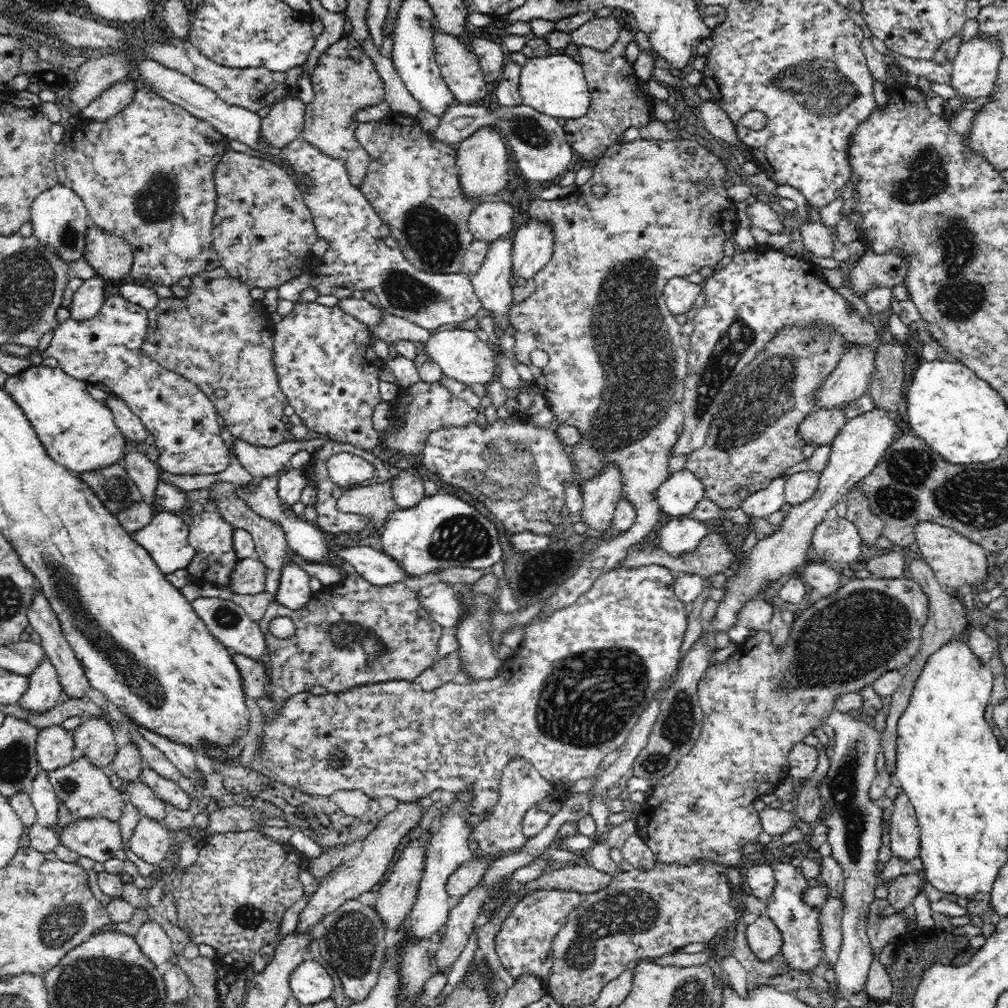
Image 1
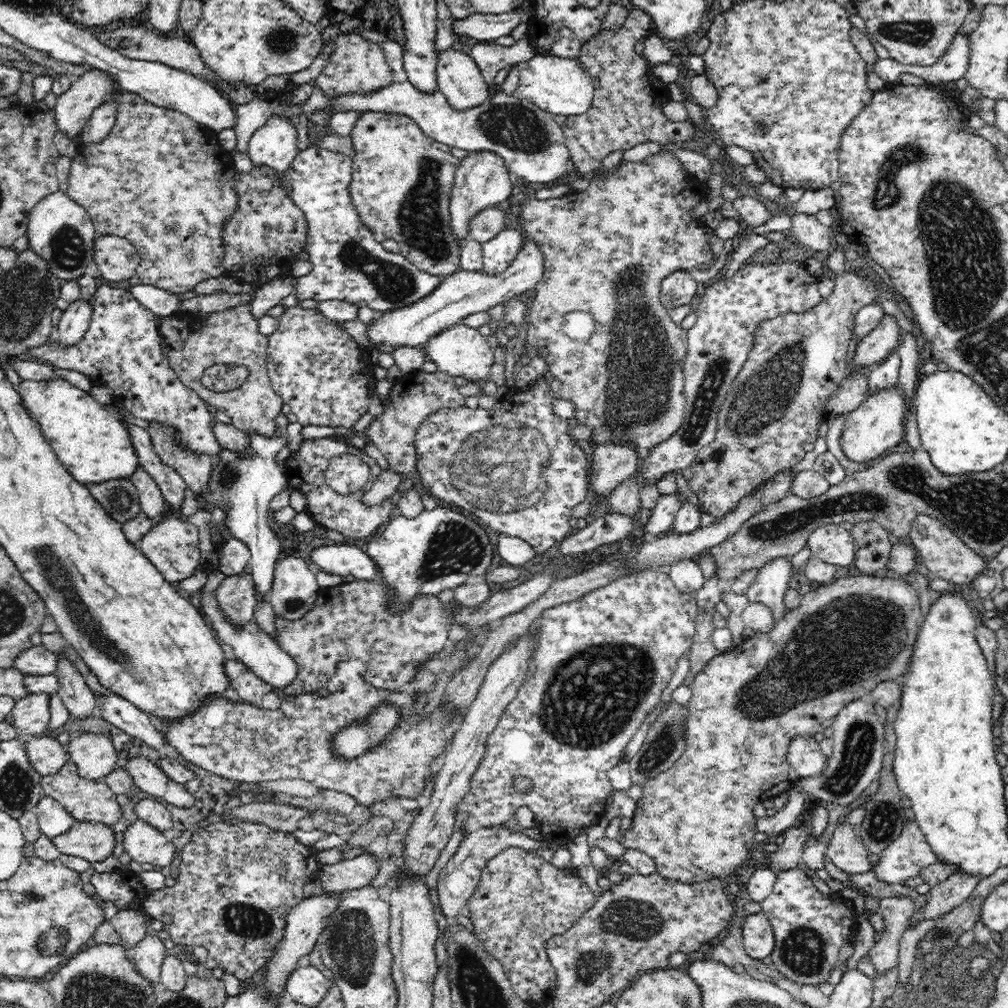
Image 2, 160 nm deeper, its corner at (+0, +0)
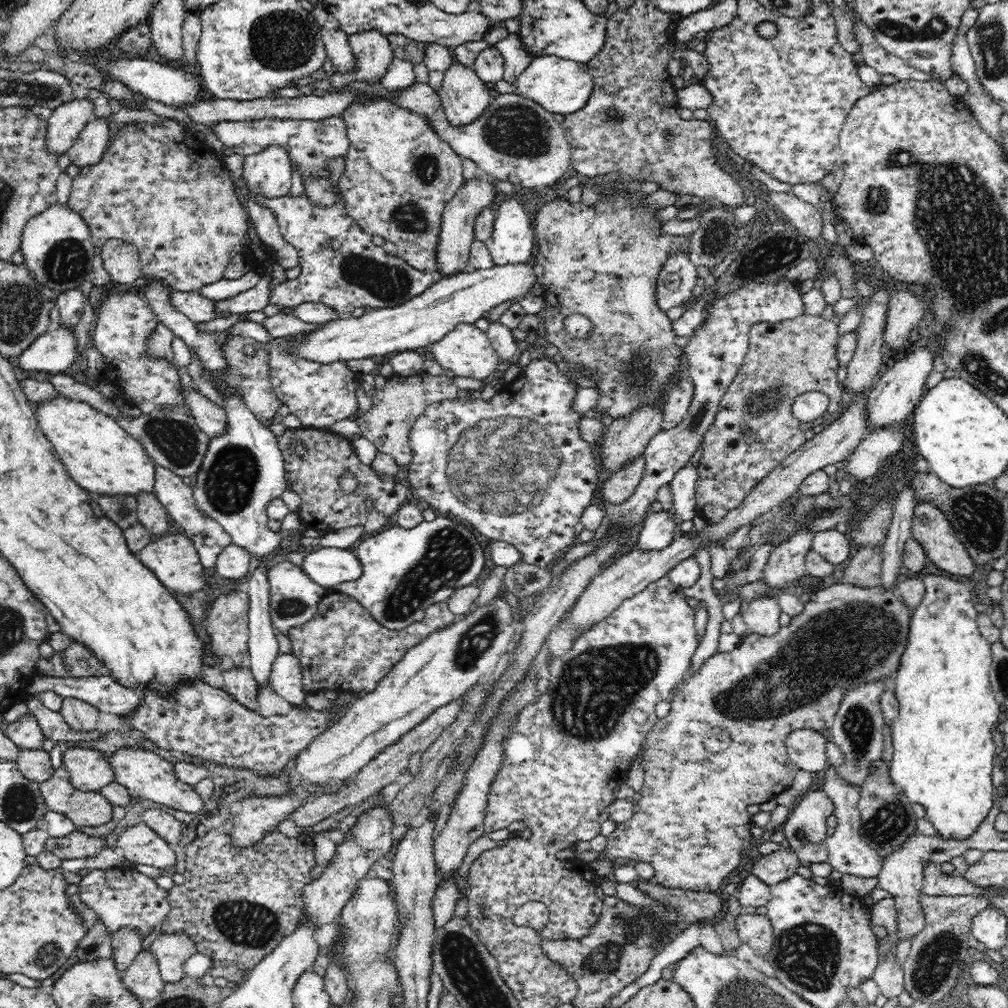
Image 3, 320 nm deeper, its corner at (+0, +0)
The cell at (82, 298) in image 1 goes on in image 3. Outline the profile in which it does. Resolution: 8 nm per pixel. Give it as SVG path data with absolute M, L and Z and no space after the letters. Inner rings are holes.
M59 326L36 338L18 357L18 366L38 374L67 374L76 366L76 335L74 328Z

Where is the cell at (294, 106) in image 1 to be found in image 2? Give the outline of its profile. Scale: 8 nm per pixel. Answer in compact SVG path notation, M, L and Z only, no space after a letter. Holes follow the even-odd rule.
M276 113L252 134L247 153L254 168L279 170L287 176L289 164L299 152L295 125L288 115Z

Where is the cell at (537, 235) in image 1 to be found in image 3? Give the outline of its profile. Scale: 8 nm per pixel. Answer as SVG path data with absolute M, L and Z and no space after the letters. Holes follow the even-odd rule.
M533 262L504 266L495 265L485 270L466 270L464 273L444 276L444 278L437 278L436 282L422 294L401 306L367 309L360 318L355 318L352 315L341 316L338 320L321 324L318 330L314 330L311 332L311 336L306 338L306 344L298 349L308 359L314 359L320 363L330 363L336 359L360 360L360 358L370 358L371 356L386 356L390 352L424 348L424 346L444 338L446 334L455 329L456 325L475 324L478 319L486 317L488 312L499 304L524 298L536 282L537 277L534 275Z

